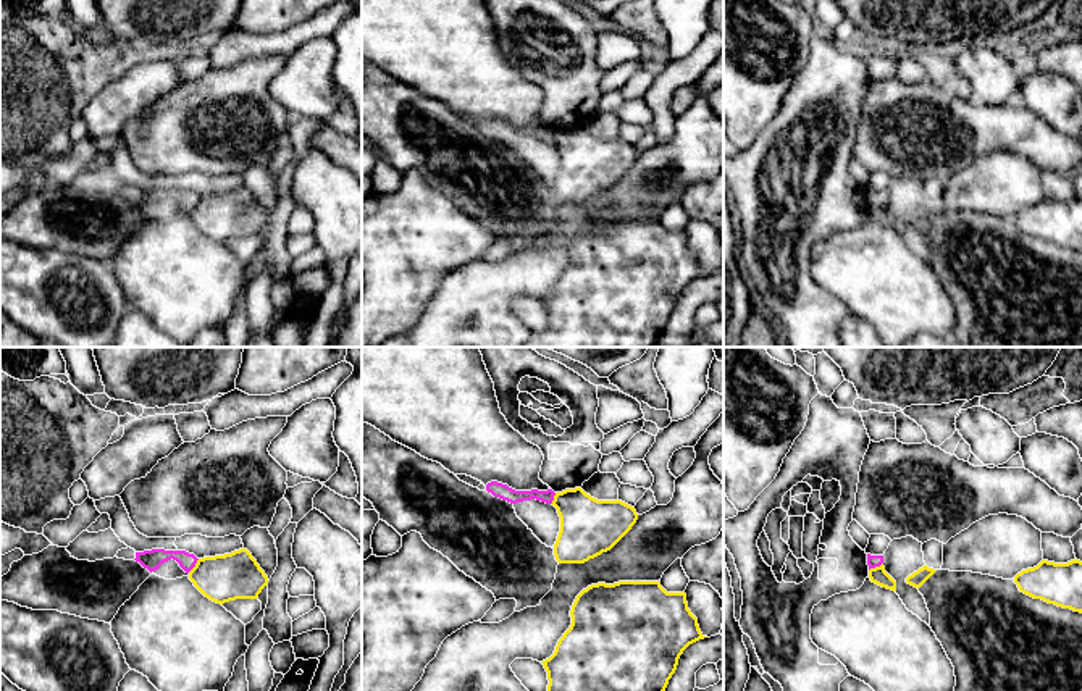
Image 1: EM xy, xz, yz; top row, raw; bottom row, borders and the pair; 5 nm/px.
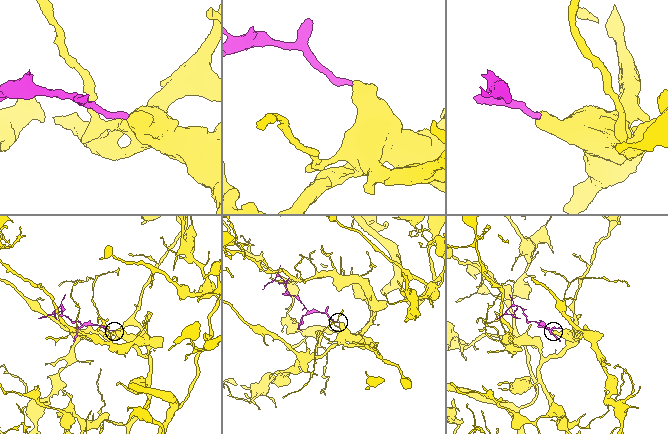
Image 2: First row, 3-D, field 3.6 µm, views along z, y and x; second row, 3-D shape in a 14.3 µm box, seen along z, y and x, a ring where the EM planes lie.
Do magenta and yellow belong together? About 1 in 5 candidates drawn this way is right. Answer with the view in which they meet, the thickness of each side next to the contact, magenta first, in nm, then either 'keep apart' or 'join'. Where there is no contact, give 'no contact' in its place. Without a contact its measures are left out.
xy | 100/240 nm | keep apart

